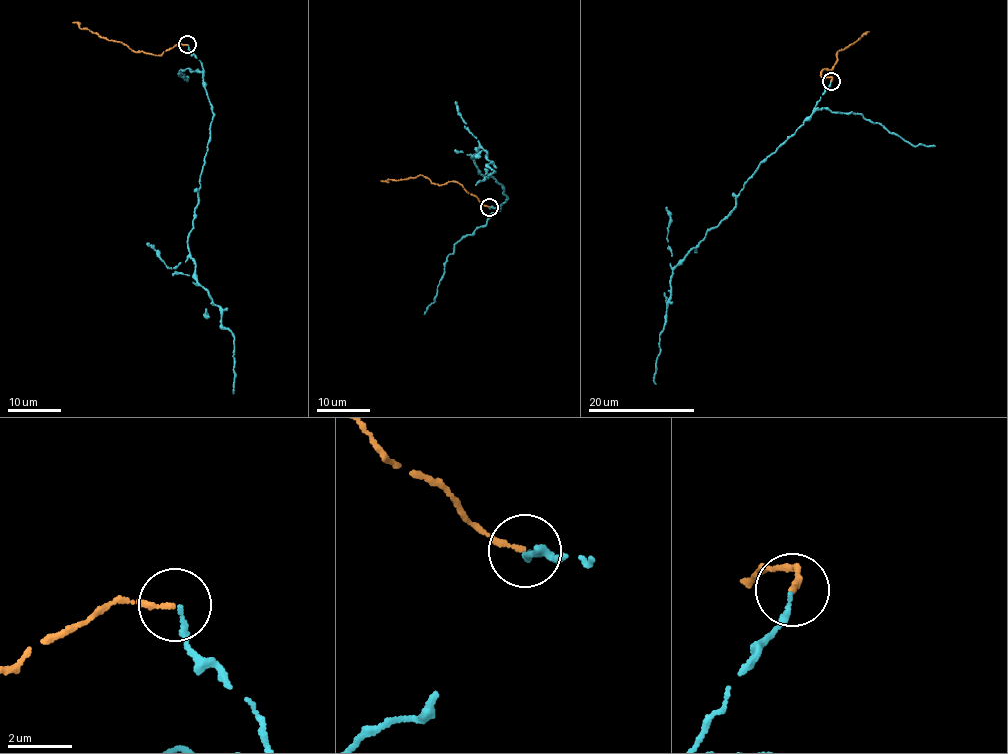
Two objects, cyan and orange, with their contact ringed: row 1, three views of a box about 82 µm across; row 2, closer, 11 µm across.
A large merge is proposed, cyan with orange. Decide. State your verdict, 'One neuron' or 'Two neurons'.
One neuron

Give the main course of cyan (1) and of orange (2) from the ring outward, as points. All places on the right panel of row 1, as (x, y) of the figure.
1: (830, 80), (812, 115), (759, 163), (739, 192), (732, 212), (707, 231), (674, 268), (655, 364), (655, 384)
2: (831, 80), (830, 76), (824, 78), (821, 71), (833, 68), (838, 51), (869, 31)

